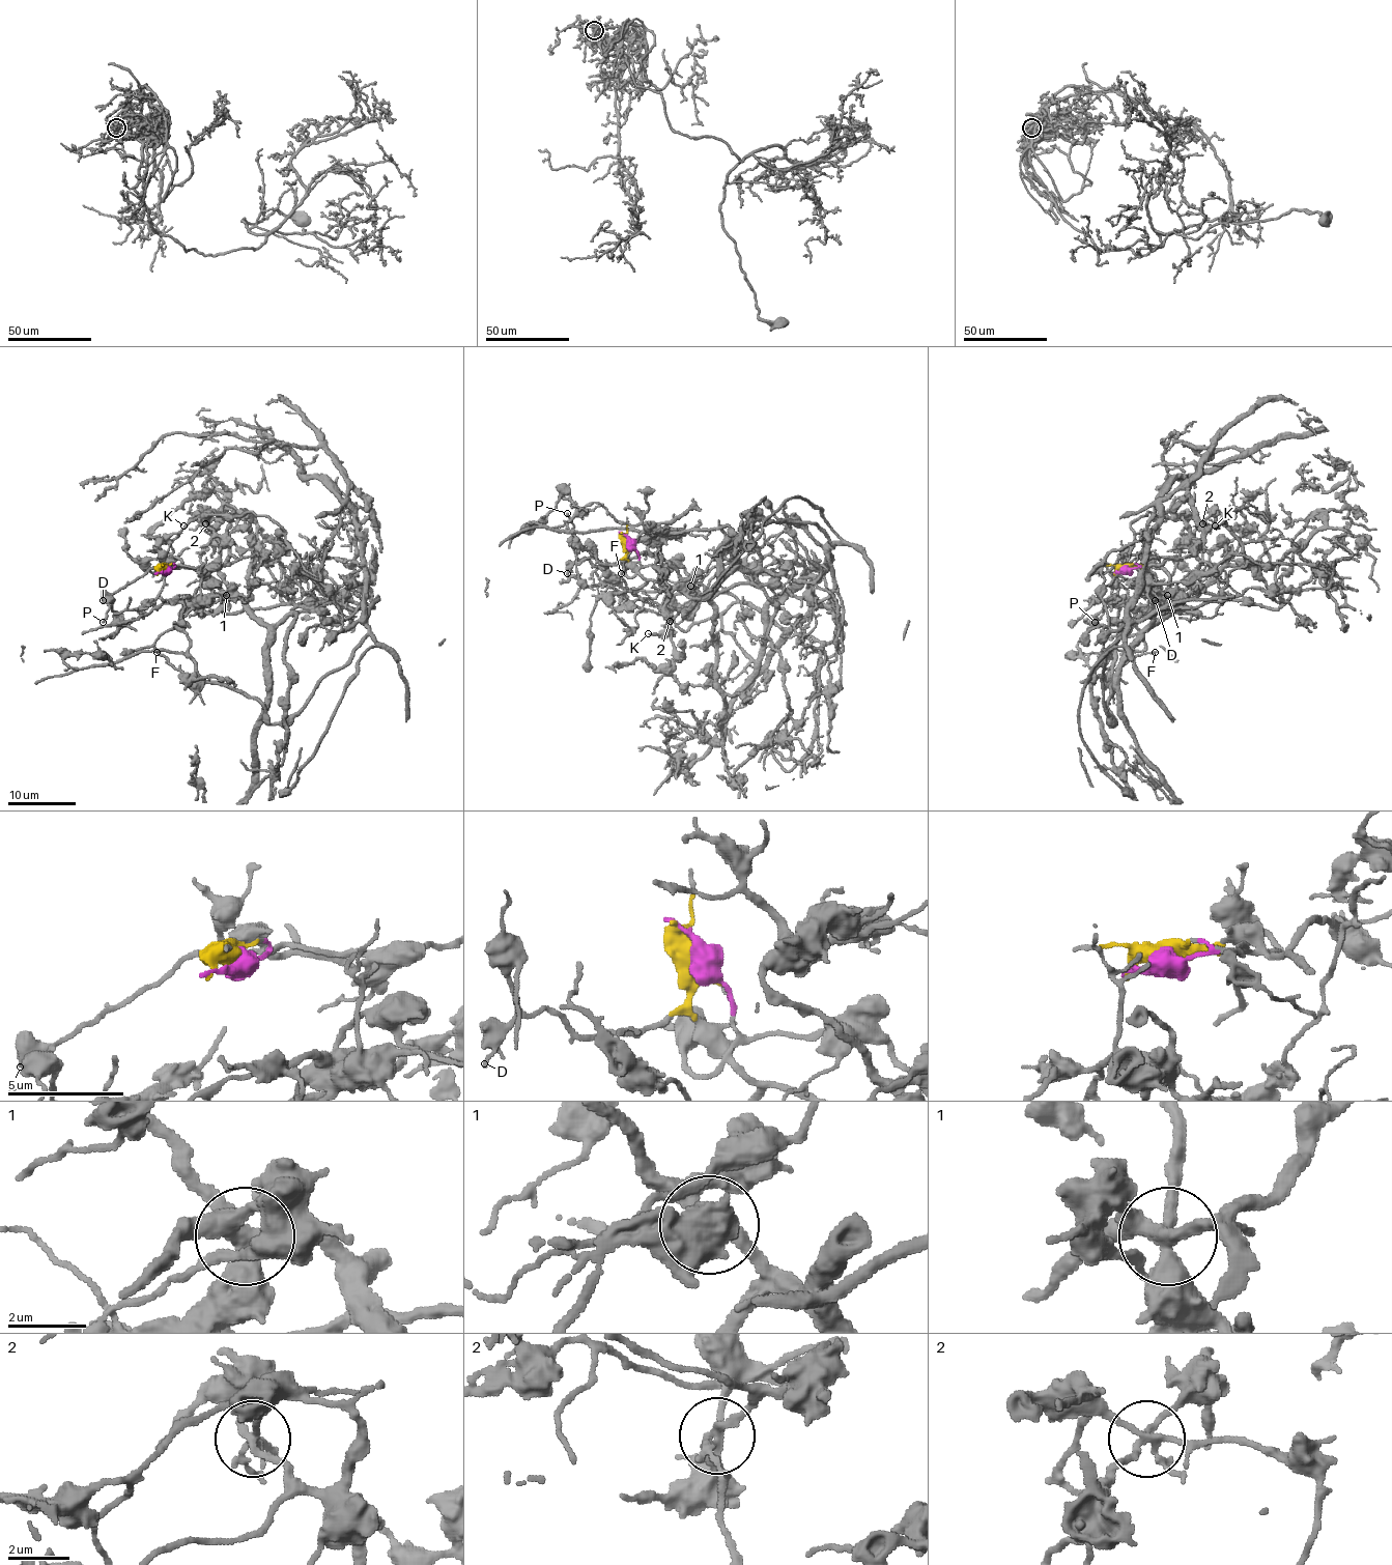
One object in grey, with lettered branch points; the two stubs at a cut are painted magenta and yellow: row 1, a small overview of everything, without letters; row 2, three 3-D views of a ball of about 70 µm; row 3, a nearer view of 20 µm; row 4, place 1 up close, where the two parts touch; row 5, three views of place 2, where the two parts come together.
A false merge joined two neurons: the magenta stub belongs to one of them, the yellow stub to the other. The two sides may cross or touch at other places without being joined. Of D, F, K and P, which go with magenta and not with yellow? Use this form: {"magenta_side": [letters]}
{"magenta_side": ["F", "K"]}

